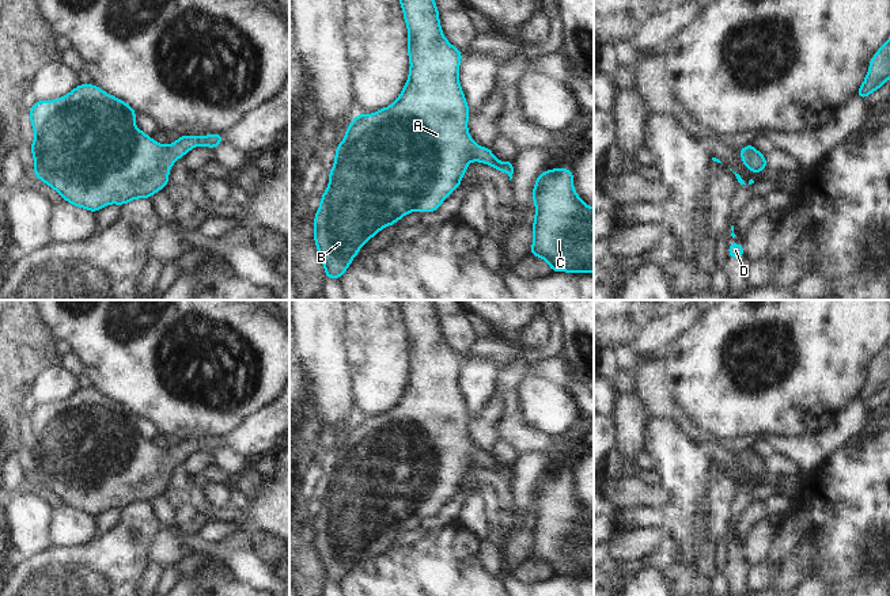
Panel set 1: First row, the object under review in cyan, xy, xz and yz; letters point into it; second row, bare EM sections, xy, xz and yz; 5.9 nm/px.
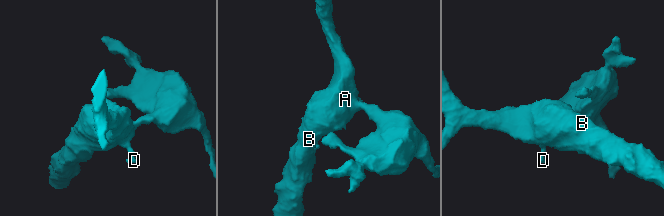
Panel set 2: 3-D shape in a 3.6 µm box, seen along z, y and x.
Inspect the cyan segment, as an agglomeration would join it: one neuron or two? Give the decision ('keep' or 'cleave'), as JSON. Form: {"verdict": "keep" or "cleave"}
{"verdict": "keep"}

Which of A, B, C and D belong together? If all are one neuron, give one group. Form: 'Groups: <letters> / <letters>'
Groups: A B C D.

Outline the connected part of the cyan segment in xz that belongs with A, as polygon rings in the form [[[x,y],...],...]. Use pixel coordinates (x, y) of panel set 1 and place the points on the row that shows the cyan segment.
[[[399,0],[399,4],[408,26],[408,81],[393,105],[374,114],[356,114],[342,143],[336,145],[329,186],[321,195],[321,205],[314,217],[314,242],[326,278],[340,280],[363,244],[382,228],[394,225],[409,212],[436,212],[448,194],[459,187],[470,162],[492,166],[512,179],[514,160],[499,162],[491,148],[477,145],[470,137],[467,119],[471,111],[459,86],[459,62],[463,54],[446,39],[435,0]]]

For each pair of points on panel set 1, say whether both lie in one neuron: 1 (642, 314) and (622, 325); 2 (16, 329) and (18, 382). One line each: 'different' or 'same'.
1: same
2: same

